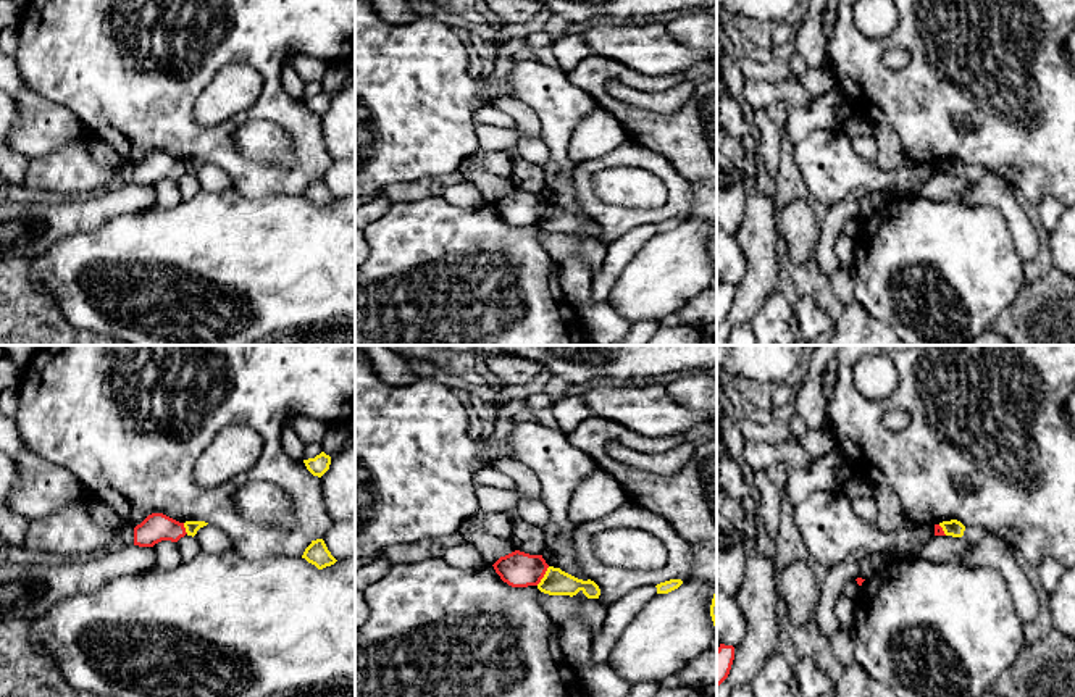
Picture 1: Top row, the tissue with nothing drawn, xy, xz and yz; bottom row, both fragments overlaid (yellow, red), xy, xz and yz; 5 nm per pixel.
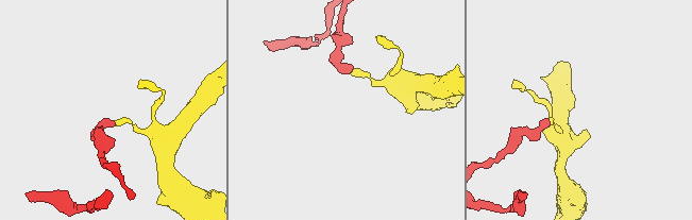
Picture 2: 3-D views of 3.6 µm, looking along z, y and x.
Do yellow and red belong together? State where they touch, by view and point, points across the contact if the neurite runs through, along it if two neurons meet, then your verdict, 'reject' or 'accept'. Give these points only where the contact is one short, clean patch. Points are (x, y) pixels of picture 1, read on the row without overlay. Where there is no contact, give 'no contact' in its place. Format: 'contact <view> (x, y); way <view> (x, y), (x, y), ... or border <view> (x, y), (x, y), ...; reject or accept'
contact xz (544, 215); border xz (549, 205), (536, 223); reject

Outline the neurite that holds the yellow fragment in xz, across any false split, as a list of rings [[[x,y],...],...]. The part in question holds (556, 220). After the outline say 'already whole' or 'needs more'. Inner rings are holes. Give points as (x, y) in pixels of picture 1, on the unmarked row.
[[[549,205],[544,216],[538,223],[538,227],[544,232],[549,234],[576,234],[579,229],[588,236],[588,237],[599,237],[600,227],[599,224],[588,218],[578,218],[560,207]]]; already whole

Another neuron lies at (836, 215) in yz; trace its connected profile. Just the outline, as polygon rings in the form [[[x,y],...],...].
[[[859,187],[851,190],[841,202],[826,208],[822,219],[822,232],[815,247],[815,261],[823,276],[830,276],[839,268],[836,255],[836,239],[844,232],[844,224],[849,218],[857,218],[859,202],[870,190]]]

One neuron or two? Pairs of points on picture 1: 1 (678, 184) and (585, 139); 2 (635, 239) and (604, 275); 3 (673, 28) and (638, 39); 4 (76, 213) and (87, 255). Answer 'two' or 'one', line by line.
1: two
2: one
3: two
4: two

